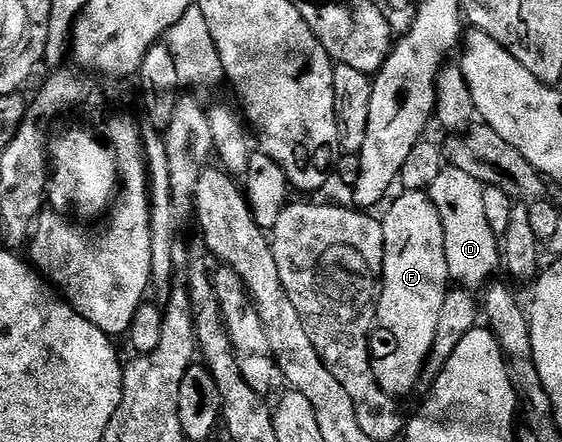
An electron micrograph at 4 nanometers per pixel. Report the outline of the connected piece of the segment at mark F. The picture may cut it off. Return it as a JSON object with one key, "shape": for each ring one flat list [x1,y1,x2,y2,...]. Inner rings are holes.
{"shape":[[426,191,401,192,402,196,386,211,386,219,381,220,384,229,384,257,382,258,382,282,376,300,376,323,390,334,394,344,373,360,374,376,384,389,384,393,395,397,410,395,418,378,422,375,422,367,427,366,430,351,434,347,436,329,440,321,440,309,446,300,446,293,452,280,446,250,444,249,444,225,440,221,440,213]]}

